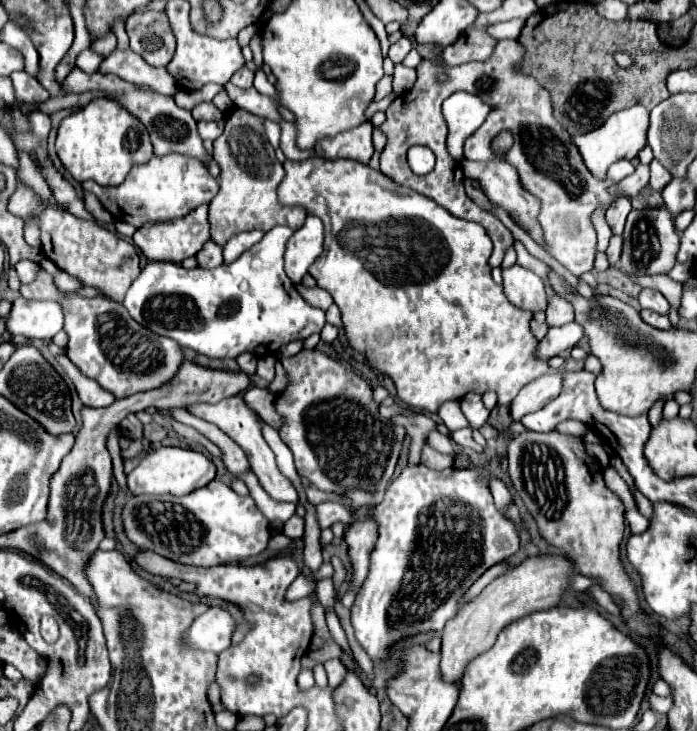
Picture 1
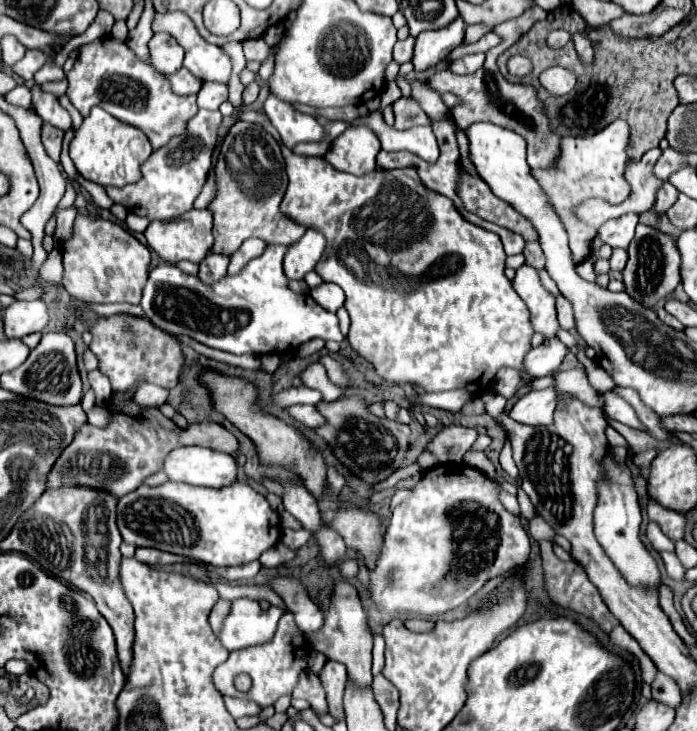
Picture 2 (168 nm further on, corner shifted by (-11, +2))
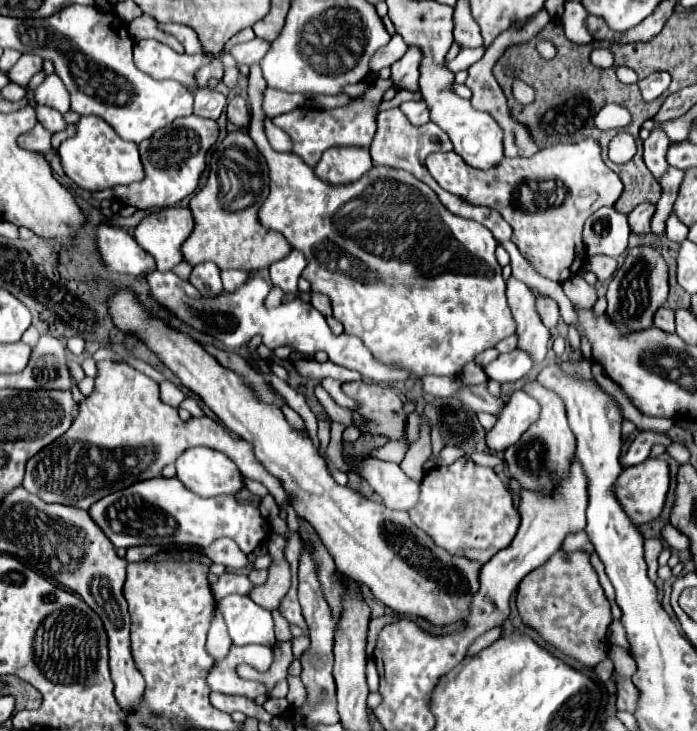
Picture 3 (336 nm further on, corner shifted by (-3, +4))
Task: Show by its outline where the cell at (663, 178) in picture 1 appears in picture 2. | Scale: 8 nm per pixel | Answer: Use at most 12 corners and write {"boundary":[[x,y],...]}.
{"boundary":[[669,183],[659,189],[653,213],[665,213],[679,197],[679,191]]}

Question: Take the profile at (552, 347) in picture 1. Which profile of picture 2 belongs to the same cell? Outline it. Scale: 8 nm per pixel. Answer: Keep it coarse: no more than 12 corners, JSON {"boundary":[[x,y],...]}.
{"boundary":[[543,341],[525,355],[523,369],[533,379],[559,369],[567,347]]}

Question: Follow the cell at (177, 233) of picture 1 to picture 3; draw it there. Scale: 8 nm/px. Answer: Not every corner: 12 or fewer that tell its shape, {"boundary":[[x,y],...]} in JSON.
{"boundary":[[165,207],[135,227],[159,271],[183,261],[189,207]]}

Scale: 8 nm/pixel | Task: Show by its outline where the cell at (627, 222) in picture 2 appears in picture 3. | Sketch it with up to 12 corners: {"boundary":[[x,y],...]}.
{"boundary":[[595,211],[583,229],[587,255],[619,259],[629,241],[627,215]]}

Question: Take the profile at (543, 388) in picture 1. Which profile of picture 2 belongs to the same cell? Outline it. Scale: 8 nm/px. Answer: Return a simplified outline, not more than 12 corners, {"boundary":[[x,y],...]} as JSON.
{"boundary":[[555,389],[529,391],[509,417],[523,425],[551,425]]}

